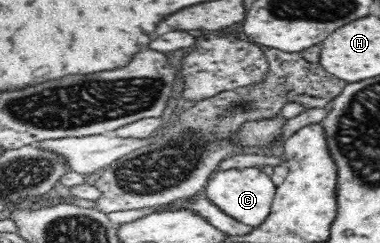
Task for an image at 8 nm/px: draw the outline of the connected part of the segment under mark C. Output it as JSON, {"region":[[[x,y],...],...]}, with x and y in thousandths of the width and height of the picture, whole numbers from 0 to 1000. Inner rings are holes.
{"region":[[[655,683],[642,691],[608,691],[571,700],[550,724],[532,798],[561,840],[571,844],[587,881],[613,893],[634,922],[676,934],[697,914],[713,868],[711,852],[729,765],[689,695]]]}

